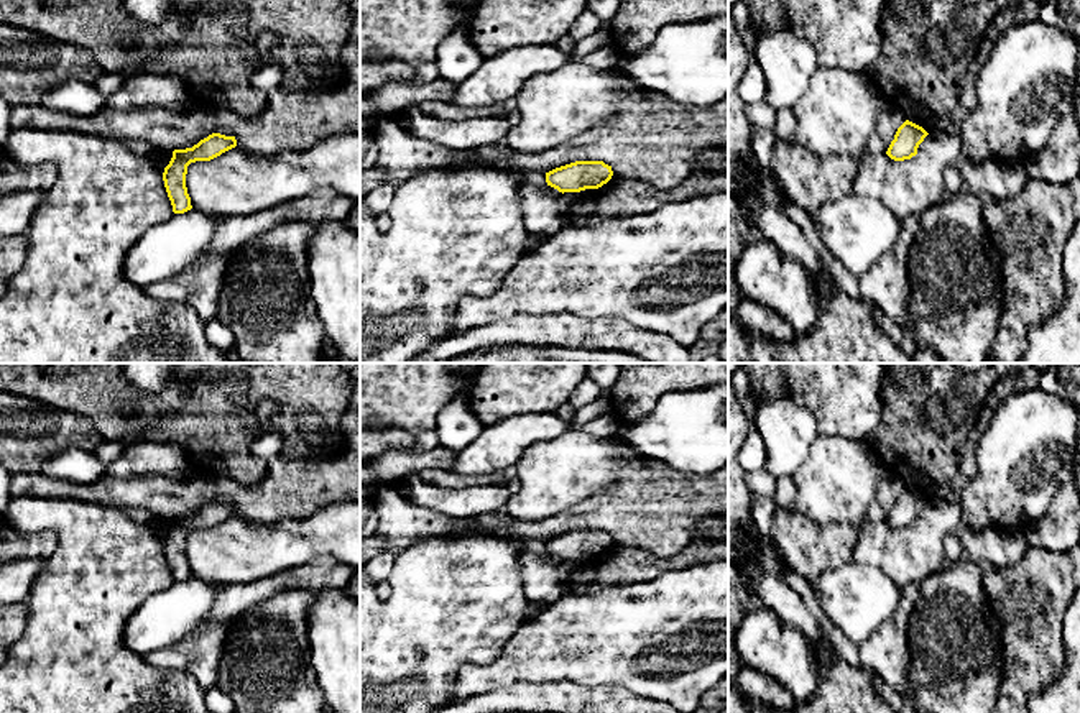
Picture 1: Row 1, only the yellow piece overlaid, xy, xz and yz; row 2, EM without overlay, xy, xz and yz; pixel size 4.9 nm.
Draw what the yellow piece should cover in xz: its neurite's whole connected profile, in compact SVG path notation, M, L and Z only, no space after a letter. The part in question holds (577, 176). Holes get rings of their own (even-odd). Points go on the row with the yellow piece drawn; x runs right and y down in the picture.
M575 161L546 172L546 182L564 194L598 189L612 176L612 166L603 161Z

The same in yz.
M906 120L898 128L886 154L894 161L911 159L917 154L917 148L927 135L929 133L922 126Z

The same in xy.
M212 133L192 148L173 151L173 158L164 168L163 181L174 214L184 214L192 209L186 187L187 166L196 161L210 161L235 146L235 136Z

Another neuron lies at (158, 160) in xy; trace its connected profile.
M158 148L151 154L145 156L148 159L148 166L158 172L164 172L164 168L169 164L173 158L173 151Z

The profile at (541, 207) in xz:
M521 179L521 209L529 235L552 237L564 228L561 217L562 192L547 186L538 186Z

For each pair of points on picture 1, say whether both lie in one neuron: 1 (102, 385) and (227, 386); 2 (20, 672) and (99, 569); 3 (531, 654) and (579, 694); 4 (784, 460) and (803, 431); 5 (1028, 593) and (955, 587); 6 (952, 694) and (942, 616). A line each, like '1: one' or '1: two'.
1: one
2: one
3: two
4: one
5: two
6: one

